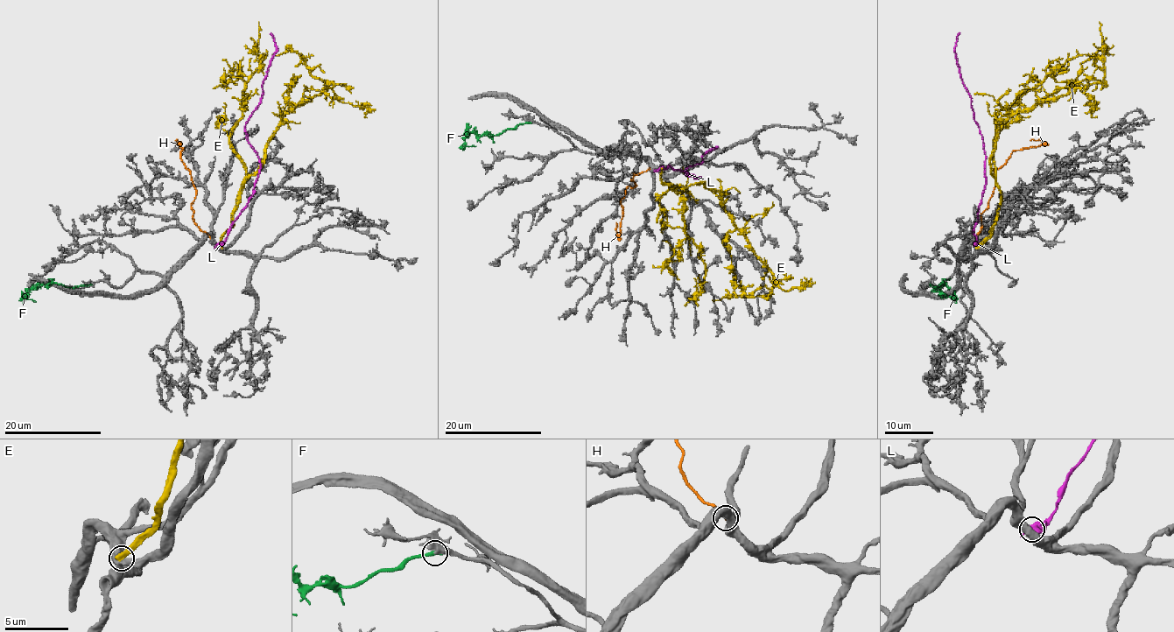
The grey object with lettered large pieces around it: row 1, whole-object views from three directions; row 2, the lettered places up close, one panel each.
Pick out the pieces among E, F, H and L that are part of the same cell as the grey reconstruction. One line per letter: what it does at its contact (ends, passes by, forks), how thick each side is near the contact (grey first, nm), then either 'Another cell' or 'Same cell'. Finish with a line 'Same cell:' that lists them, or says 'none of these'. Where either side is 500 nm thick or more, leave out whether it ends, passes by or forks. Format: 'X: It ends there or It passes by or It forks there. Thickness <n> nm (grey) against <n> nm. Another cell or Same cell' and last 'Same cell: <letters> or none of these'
E: Thickness 650 nm (grey) against 440 nm. Another cell
F: It ends there. Thickness 480 nm (grey) against 280 nm. Same cell
H: It ends there. Thickness 480 nm (grey) against 240 nm. Another cell
L: Thickness 600 nm (grey) against 600 nm. Another cell
Same cell: F

